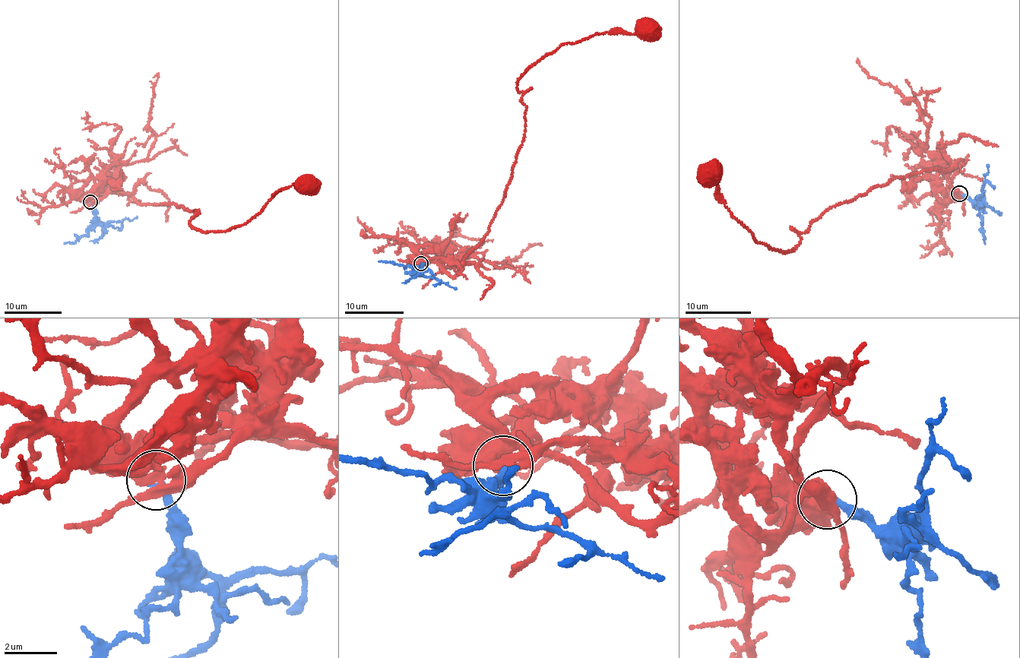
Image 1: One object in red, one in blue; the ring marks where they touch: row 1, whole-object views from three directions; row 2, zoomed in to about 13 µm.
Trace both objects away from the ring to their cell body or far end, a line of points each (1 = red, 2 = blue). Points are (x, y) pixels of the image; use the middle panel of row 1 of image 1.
1: (420, 264), (460, 264), (483, 241), (523, 139), (517, 86), (530, 66), (604, 32), (647, 33)
2: (420, 263), (419, 273), (425, 276), (433, 276), (456, 289)

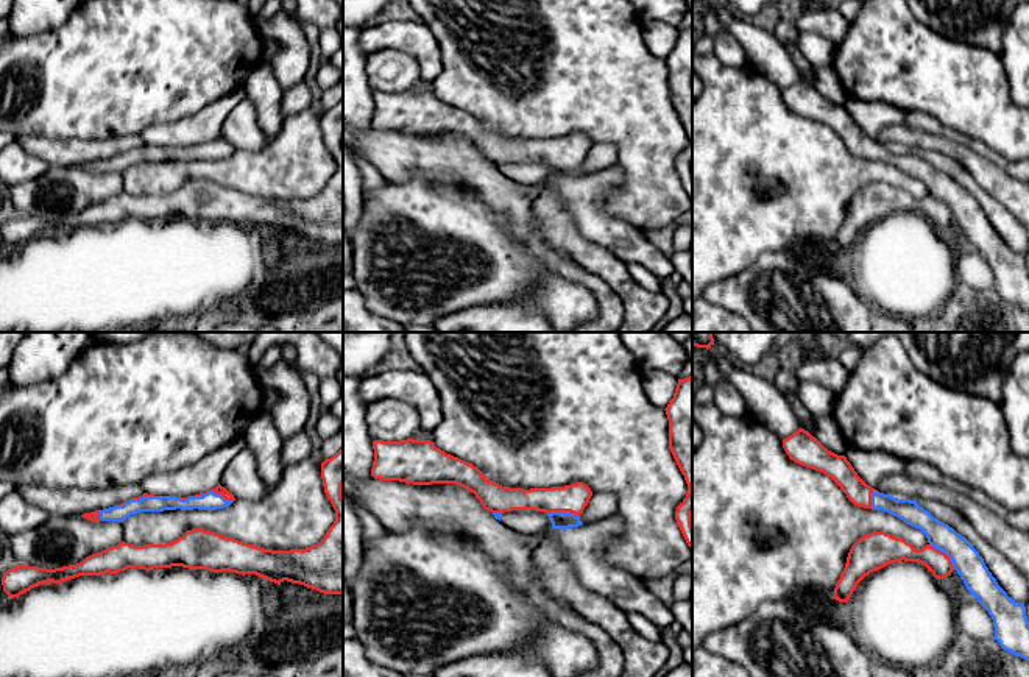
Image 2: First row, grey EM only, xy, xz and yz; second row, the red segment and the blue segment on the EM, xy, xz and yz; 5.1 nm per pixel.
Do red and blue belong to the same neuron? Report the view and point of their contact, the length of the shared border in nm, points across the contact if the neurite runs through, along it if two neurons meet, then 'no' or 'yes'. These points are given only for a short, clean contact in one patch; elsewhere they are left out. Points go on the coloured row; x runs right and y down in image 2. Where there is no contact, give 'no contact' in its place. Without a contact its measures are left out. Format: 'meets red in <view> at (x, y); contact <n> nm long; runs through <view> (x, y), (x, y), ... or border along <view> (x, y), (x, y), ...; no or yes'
meets red in xz at (563, 510); contact 170 nm long; yes

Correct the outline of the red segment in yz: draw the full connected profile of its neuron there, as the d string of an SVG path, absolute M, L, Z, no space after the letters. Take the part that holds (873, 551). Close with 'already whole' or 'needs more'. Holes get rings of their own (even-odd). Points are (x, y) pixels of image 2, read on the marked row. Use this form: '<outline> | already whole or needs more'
M801 427L783 440L783 448L795 463L831 477L854 505L887 512L920 529L928 538L925 548L915 549L906 540L886 532L861 537L851 546L836 583L836 601L848 602L865 576L895 562L918 562L935 579L948 577L956 569L967 590L992 616L999 646L1029 661L1029 621L1024 604L1007 596L965 537L934 518L915 501L898 499L872 488L858 476L845 455L828 451Z | needs more

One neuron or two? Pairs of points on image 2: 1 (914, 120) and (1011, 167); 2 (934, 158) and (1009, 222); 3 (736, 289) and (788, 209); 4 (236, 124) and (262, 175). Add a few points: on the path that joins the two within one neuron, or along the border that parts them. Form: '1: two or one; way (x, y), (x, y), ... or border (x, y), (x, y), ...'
1: one; way (937, 128), (987, 153)
2: one; way (953, 169), (990, 205)
3: two; border (788, 250), (764, 253), (750, 265), (721, 281)
4: two; border (265, 142), (258, 148), (236, 150)

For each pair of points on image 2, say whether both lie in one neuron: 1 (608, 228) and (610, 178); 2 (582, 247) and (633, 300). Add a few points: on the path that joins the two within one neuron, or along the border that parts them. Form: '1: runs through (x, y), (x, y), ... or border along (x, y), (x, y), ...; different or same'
1: runs through (596, 216), (597, 191); same
2: runs through (596, 261), (624, 286); same

